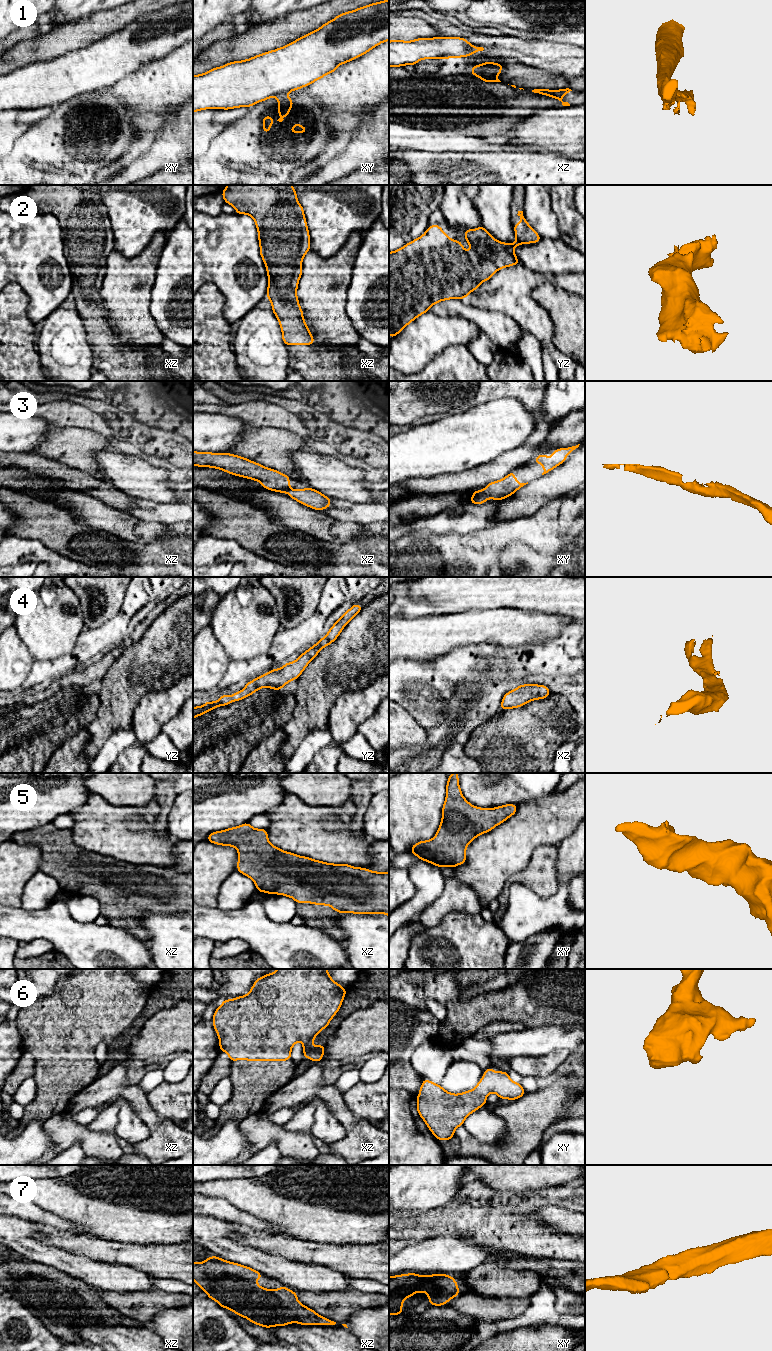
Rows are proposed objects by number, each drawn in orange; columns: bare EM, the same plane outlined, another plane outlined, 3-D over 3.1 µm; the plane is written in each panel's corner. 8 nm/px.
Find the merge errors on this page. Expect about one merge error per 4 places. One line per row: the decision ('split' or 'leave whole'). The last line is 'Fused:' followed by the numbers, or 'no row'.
1: split
2: leave whole
3: leave whole
4: leave whole
5: leave whole
6: leave whole
7: leave whole
Fused: 1

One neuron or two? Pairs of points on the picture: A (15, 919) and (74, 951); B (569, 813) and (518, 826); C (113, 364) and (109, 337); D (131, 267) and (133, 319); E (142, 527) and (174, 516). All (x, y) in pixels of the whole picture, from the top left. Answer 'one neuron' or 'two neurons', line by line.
A: one neuron
B: one neuron
C: one neuron
D: one neuron
E: two neurons

